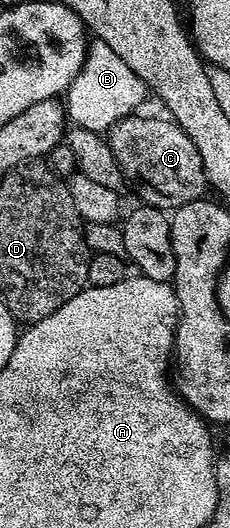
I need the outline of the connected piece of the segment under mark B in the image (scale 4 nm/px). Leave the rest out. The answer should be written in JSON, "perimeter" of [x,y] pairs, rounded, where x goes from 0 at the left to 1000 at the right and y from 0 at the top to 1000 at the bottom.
{"perimeter":[[[430,76],[387,78],[383,97],[365,108],[339,144],[296,161],[287,172],[287,223],[313,239],[352,239],[422,250],[483,248],[496,235],[539,223],[565,223],[613,206],[626,184],[648,184],[652,172],[561,125],[496,106],[478,83]]]}

